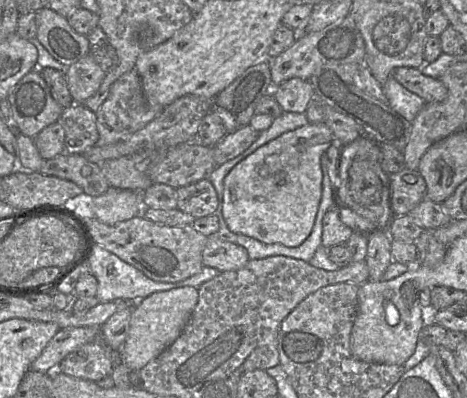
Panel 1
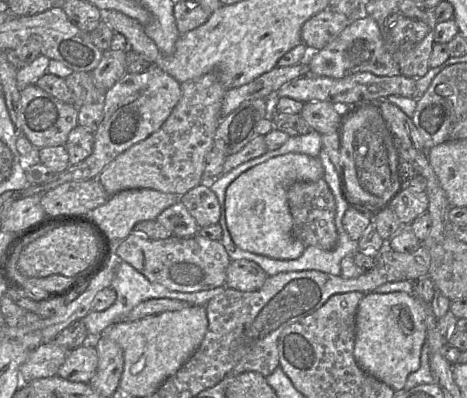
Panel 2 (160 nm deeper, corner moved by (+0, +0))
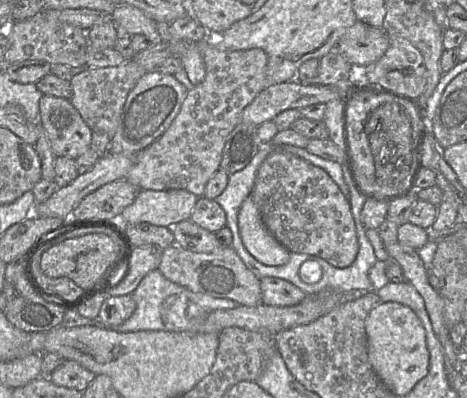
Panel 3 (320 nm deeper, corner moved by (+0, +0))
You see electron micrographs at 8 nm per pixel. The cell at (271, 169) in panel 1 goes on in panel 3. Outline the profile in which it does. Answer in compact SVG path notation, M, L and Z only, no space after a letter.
M251 195L239 209L238 227L245 248L257 261L268 266L288 263L291 252L268 231Z

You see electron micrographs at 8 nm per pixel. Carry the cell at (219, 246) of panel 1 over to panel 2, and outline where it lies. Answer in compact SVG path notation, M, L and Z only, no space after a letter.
M231 260L226 272L226 286L244 292L257 291L267 277L267 273L253 261Z

